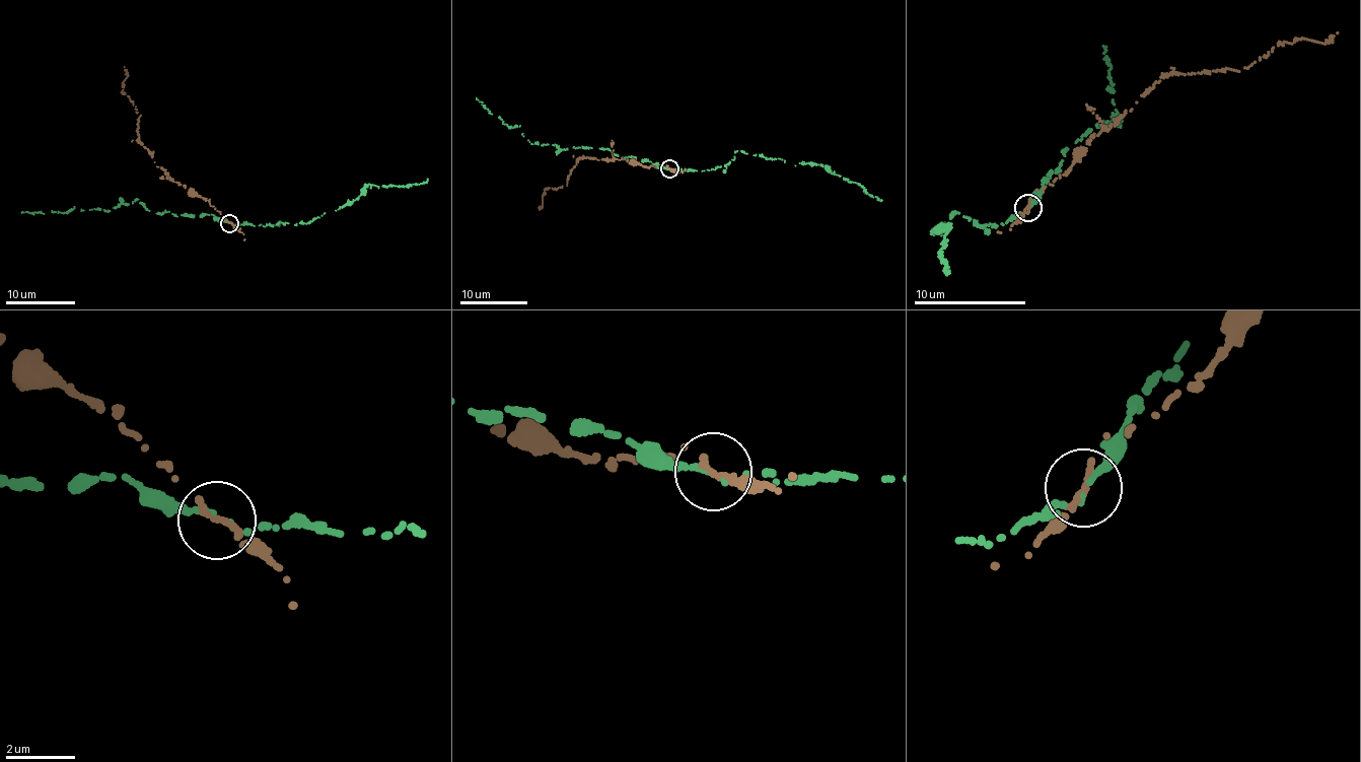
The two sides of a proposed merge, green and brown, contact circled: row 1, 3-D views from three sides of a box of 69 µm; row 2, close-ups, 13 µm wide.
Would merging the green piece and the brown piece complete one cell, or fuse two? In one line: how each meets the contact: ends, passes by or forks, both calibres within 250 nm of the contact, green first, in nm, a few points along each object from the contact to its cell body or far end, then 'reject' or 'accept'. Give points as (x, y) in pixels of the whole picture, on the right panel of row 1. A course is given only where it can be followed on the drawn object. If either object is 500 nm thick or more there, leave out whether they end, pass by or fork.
green passes by; brown ends; calibres 140 and 280 nm; course green (1030, 206), (992, 226), (954, 211), (940, 226), (941, 234), (931, 231), (948, 226), (938, 253), (949, 270); course brown (1027, 207), (1036, 190), (1067, 174), (1088, 140), (1164, 76), (1238, 71), (1287, 43), (1322, 44), (1337, 33); reject

